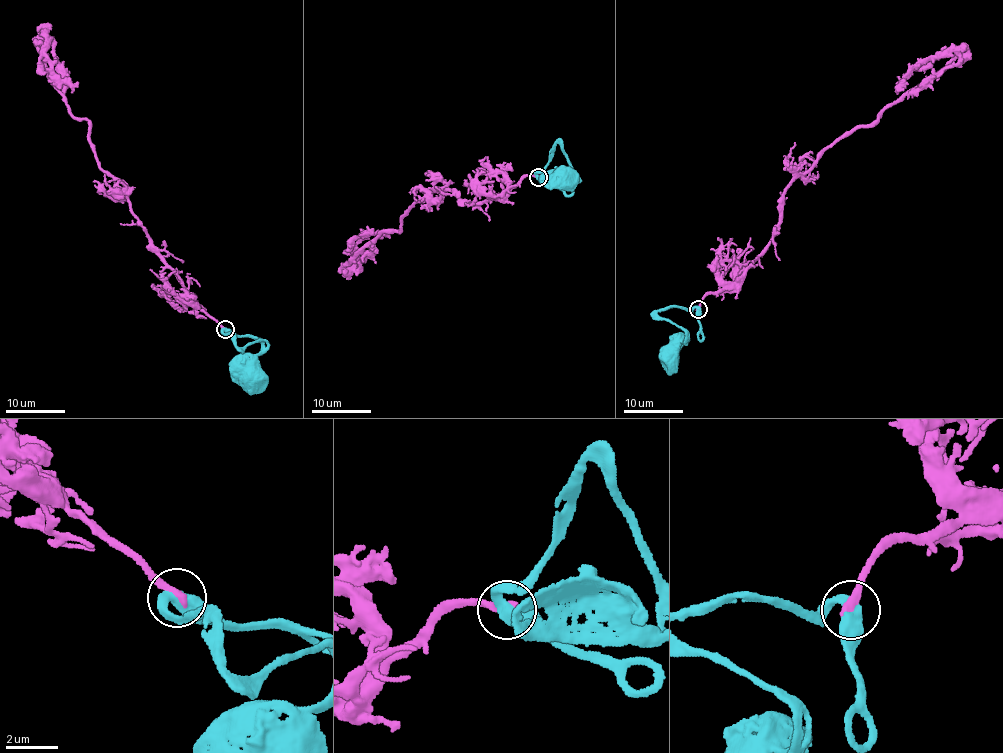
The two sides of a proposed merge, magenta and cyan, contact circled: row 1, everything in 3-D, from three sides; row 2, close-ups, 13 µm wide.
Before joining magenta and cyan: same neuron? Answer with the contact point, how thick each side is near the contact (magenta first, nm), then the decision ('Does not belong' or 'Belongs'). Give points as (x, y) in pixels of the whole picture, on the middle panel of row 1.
Place: (538, 177). Thickness 320 nm (magenta) against 500 nm. Belongs

